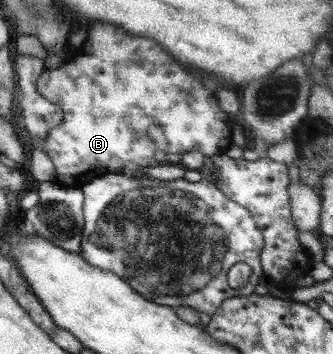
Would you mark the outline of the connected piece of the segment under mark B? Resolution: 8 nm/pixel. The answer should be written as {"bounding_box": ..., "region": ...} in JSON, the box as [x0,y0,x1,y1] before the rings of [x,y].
{"bounding_box":[35,22,234,188],"region":[[[95,22],[87,34],[72,56],[61,60],[57,68],[45,68],[35,84],[37,94],[62,112],[61,123],[51,128],[40,144],[40,149],[47,154],[55,169],[51,183],[81,188],[102,174],[136,172],[153,165],[149,162],[153,160],[155,150],[173,152],[171,159],[190,150],[197,150],[205,156],[227,152],[234,127],[229,116],[221,112],[213,94],[205,90],[197,78],[187,74],[167,52],[163,52],[157,42],[127,36],[121,28],[103,22]]]}

